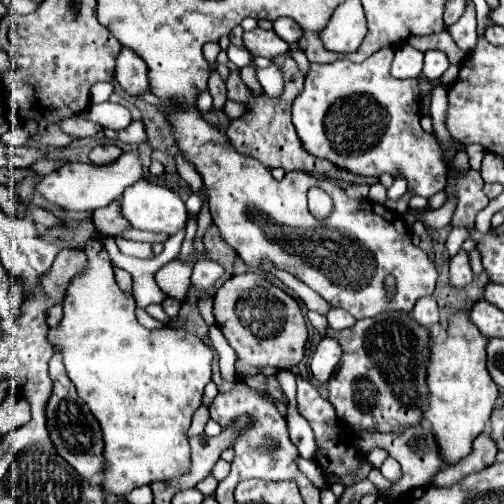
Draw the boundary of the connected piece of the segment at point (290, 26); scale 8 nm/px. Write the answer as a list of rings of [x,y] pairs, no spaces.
[[[277,18],[277,20],[273,22],[273,26],[275,26],[275,32],[277,32],[285,42],[289,42],[289,44],[301,40],[301,36],[303,36],[303,30],[301,30],[299,24],[295,24],[295,20],[291,20],[291,18]]]

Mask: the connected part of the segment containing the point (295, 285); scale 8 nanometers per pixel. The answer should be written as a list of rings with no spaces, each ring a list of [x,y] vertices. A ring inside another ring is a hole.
[[[263,260],[262,269],[268,273],[273,274],[273,276],[277,276],[285,286],[289,286],[305,304],[307,304],[307,308],[309,310],[315,310],[315,312],[319,312],[321,316],[327,316],[327,312],[329,312],[329,304],[317,294],[317,292],[313,292],[313,290],[309,290],[307,286],[303,286],[303,282],[301,280],[297,280],[295,276],[291,276],[289,272],[283,272],[283,270],[277,270],[269,261]]]

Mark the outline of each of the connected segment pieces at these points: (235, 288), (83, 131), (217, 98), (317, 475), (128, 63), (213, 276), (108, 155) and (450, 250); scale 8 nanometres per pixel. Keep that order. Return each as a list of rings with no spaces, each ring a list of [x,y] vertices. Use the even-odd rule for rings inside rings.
[[[255,272],[231,276],[213,296],[215,320],[237,352],[237,376],[255,376],[265,366],[291,370],[303,360],[307,326],[297,300]]]
[[[75,116],[75,120],[63,120],[63,132],[85,138],[85,136],[97,136],[99,132],[103,132],[103,126],[89,122],[83,116]]]
[[[217,64],[213,66],[213,70],[211,70],[211,76],[209,76],[209,92],[211,92],[211,96],[213,96],[213,106],[219,110],[223,104],[225,104],[225,100],[227,100],[227,90],[225,90],[225,82],[223,82],[223,78],[219,76],[219,72],[217,72]]]
[[[299,457],[297,459],[298,468],[313,482],[315,486],[319,489],[323,489],[328,487],[328,483],[326,482],[323,471],[320,466],[314,462],[311,462],[303,457]]]
[[[121,48],[119,56],[117,56],[115,80],[131,96],[141,96],[143,92],[149,92],[147,66],[135,52],[131,52],[131,48]]]
[[[199,260],[195,264],[193,276],[191,276],[191,284],[197,286],[197,288],[211,288],[223,274],[225,274],[225,270],[223,270],[223,266],[219,262]]]
[[[95,146],[95,148],[89,152],[89,160],[91,160],[93,164],[101,166],[101,164],[111,164],[111,162],[115,162],[121,154],[123,154],[123,152],[121,152],[121,148],[117,148],[117,146]]]
[[[465,227],[453,228],[444,244],[448,256],[451,258],[457,254],[460,251],[462,244],[467,239],[469,239],[469,235],[466,234]]]

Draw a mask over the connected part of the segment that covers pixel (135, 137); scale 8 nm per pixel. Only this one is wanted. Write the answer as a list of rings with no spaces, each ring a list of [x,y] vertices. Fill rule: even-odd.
[[[141,120],[132,121],[125,129],[117,132],[118,139],[132,144],[147,142],[145,126]]]

